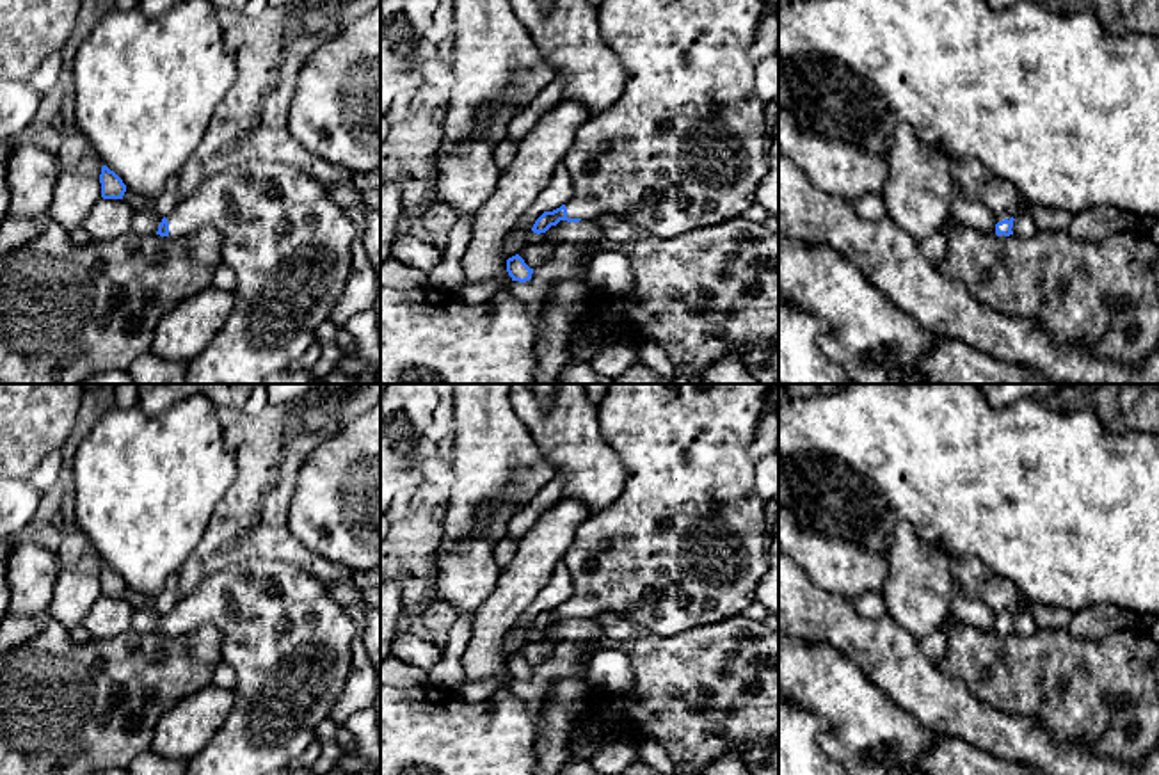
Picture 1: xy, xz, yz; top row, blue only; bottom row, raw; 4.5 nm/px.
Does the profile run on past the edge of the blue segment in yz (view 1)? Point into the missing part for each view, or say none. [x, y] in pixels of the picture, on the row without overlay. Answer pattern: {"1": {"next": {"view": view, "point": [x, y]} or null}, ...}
{"1": {"next": {"view": "yz", "point": [999, 615]}}}

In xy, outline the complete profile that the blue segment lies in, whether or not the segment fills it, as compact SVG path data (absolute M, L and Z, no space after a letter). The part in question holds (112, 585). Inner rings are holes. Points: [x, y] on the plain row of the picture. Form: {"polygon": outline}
{"polygon": "M107 563L101 565L100 581L101 581L103 597L123 597L123 594L126 590L126 583Z"}

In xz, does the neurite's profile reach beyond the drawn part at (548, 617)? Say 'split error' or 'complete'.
split error

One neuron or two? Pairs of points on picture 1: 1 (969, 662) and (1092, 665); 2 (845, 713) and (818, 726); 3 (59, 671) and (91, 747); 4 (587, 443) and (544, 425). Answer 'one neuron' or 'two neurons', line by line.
1: one neuron
2: two neurons
3: one neuron
4: one neuron

